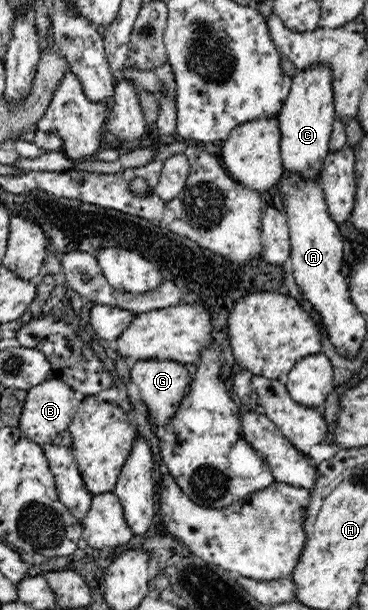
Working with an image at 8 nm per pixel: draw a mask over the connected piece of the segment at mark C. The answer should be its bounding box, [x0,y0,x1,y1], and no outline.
[278,63,336,179]

